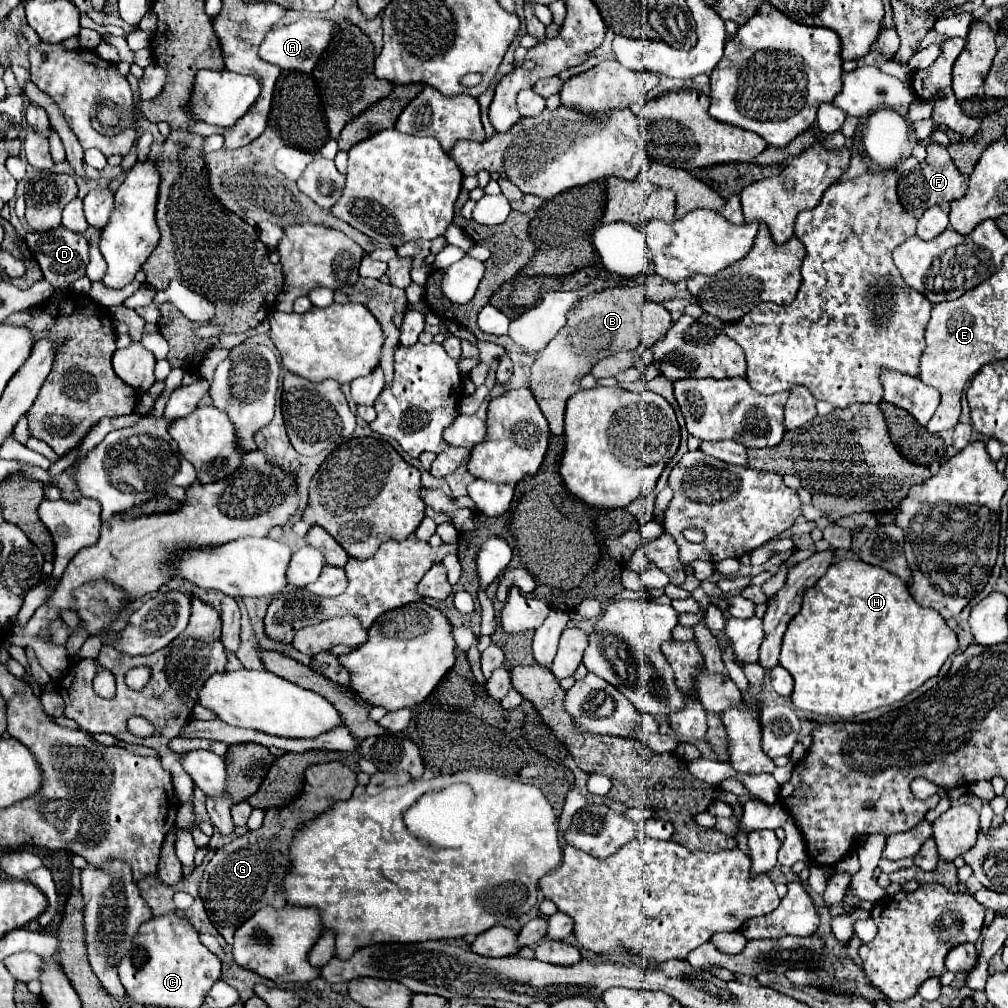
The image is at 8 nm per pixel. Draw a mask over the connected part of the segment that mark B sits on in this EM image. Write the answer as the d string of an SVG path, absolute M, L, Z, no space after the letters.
M616 286L616 288L604 288L600 292L590 292L588 296L580 298L580 302L568 312L568 322L566 326L554 336L554 340L538 354L534 366L532 366L532 376L530 376L530 390L544 414L544 418L548 420L548 426L550 426L550 434L562 434L564 432L564 408L566 408L566 402L568 398L578 390L578 382L582 376L586 376L592 366L602 360L604 356L612 356L620 350L634 350L636 346L642 346L642 348L652 348L656 340L660 340L666 330L668 330L668 324L670 324L670 312L650 300L650 298L644 298L644 306L642 306L642 312L644 312L644 324L642 324L642 342L640 342L640 334L638 334L638 324L636 320L640 320L640 302L642 298L634 300L634 288L624 288L624 286Z

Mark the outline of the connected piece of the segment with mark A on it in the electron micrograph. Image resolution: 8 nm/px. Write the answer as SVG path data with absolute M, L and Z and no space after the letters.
M300 18L288 26L270 30L264 42L258 48L258 56L264 62L280 66L282 70L298 70L298 72L312 72L312 66L318 62L324 46L332 40L332 30L336 30L336 22L322 20L322 18Z

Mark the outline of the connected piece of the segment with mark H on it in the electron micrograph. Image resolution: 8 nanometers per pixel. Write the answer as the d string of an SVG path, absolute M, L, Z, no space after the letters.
M840 560L812 588L804 590L802 608L788 622L782 638L780 666L794 678L792 702L796 708L846 720L902 700L928 678L936 676L956 648L958 638L946 626L944 618L936 610L916 604L900 578L862 560Z

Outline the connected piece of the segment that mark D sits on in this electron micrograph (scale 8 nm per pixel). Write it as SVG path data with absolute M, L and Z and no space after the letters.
M58 226L48 232L28 232L24 238L26 238L26 244L32 250L34 258L38 260L38 264L44 272L44 278L54 288L70 286L74 280L86 276L86 264L90 260L90 254L88 254L90 246L88 246L88 240L84 234L76 234L76 232L66 230L64 226Z

